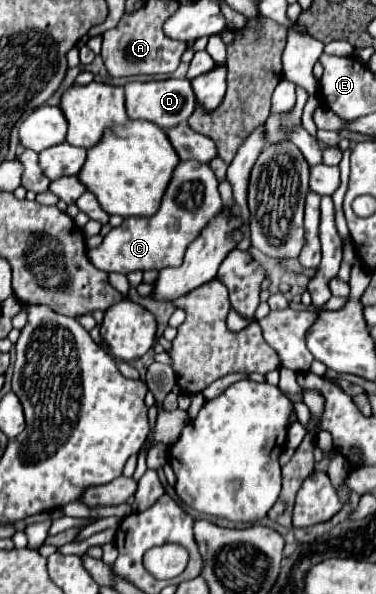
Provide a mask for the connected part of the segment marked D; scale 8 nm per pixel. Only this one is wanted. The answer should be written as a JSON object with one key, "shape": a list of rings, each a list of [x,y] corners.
{"shape":[[[164,79],[164,81],[130,81],[124,85],[126,91],[126,113],[130,119],[142,119],[158,125],[160,129],[170,129],[194,113],[194,93],[188,79]]]}

